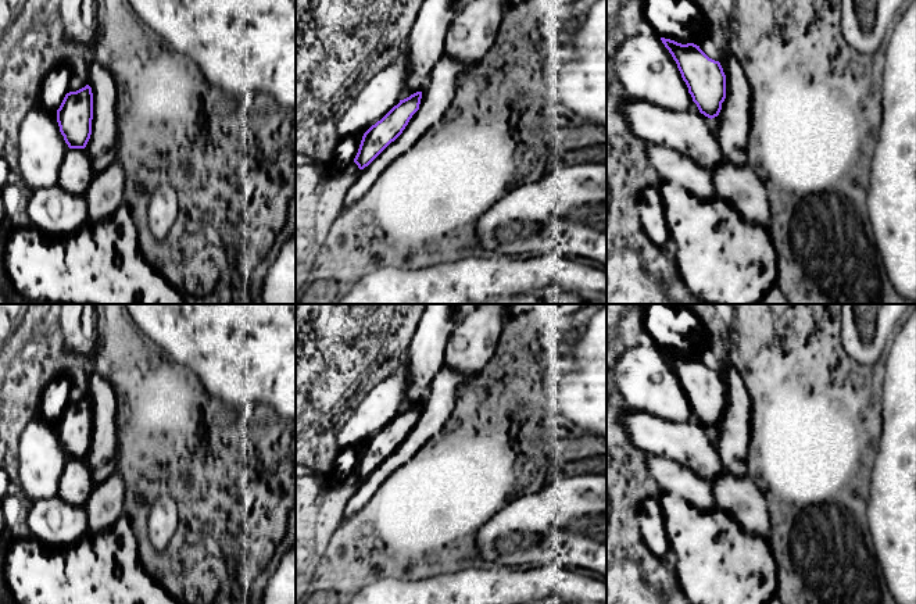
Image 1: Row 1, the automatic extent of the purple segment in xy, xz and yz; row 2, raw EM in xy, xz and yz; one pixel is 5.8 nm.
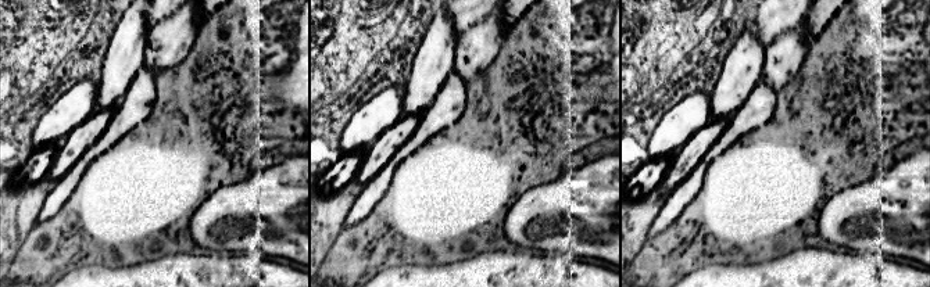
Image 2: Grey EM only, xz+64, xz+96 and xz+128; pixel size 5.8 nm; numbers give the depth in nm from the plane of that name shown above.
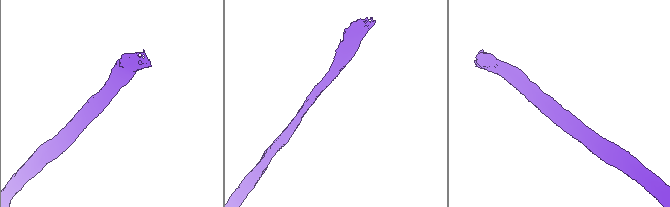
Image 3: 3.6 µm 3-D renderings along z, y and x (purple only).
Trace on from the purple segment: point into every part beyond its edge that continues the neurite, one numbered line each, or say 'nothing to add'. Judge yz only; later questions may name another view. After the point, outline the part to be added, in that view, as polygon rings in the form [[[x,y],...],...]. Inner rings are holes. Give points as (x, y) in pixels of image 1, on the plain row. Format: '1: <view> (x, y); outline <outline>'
nothing to add

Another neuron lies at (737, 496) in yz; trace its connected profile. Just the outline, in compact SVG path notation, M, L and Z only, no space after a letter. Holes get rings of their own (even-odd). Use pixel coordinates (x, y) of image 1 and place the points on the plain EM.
M730 472L708 480L718 508L727 512L752 536L767 539L772 528L766 497L748 476Z

